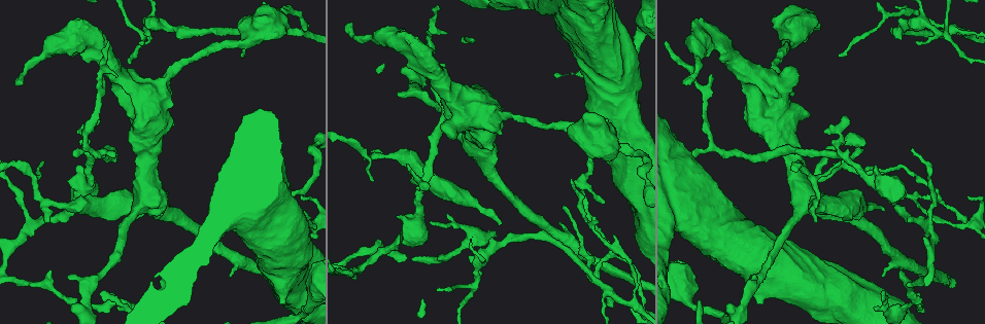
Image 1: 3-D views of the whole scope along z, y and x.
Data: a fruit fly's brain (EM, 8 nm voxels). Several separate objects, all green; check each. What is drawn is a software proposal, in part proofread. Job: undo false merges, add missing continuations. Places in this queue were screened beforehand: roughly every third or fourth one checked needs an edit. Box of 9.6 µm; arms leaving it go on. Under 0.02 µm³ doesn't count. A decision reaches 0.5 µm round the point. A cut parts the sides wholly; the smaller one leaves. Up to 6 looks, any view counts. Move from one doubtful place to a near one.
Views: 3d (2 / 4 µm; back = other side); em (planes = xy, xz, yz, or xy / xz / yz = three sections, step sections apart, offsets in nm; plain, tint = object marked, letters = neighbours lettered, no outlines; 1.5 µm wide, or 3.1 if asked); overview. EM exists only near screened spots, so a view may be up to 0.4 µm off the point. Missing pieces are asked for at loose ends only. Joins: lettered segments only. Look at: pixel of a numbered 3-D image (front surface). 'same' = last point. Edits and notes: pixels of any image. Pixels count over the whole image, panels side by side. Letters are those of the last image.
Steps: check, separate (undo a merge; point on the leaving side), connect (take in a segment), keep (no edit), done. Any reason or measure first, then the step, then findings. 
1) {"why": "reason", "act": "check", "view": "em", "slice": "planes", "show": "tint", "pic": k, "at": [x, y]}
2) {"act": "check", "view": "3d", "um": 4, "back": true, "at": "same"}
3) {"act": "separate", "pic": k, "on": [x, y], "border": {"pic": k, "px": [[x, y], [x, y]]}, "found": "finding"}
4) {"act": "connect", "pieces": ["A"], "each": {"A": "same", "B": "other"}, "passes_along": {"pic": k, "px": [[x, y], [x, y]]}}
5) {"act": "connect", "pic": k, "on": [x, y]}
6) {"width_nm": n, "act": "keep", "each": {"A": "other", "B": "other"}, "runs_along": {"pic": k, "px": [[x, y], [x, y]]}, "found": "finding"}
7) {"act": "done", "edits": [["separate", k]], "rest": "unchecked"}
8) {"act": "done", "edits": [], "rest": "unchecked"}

{"act": "check", "view": "3d", "um": 2, "pic": 1, "at": [49, 221]}

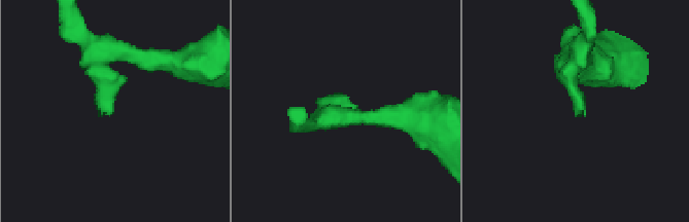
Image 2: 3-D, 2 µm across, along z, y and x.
{"act": "check", "view": "em", "slice": "planes", "show": "letters", "pic": 2, "at": [576, 112]}

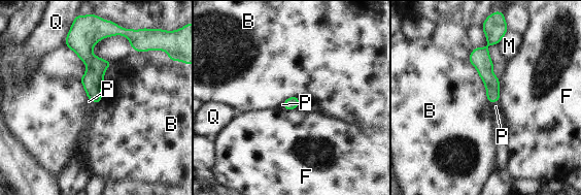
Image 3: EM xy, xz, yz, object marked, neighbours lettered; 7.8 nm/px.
{"width_nm": 100, "act": "connect", "pieces": ["P"], "each": {"B": "other", "F": "other", "M": "other", "P": "same", "Q": "other"}, "passes_along": {"pic": 3, "px": [[491, 83], [494, 101], [496, 106]]}, "found": "it goes on there"}

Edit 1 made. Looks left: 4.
{"act": "check", "view": "overview"}

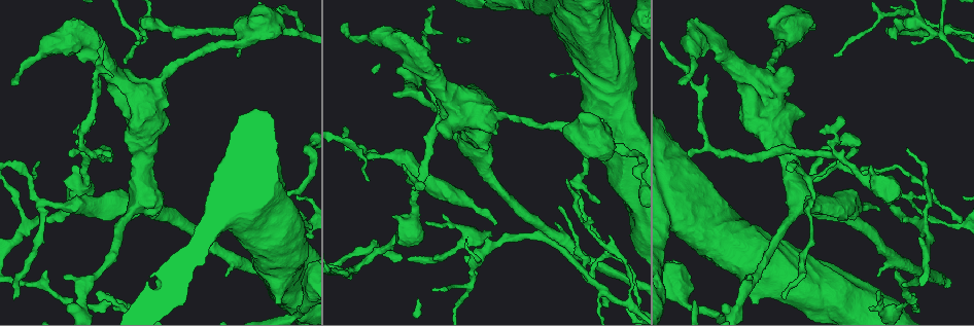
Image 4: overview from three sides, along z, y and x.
{"act": "check", "view": "3d", "um": 2, "pic": 4, "at": [748, 280]}

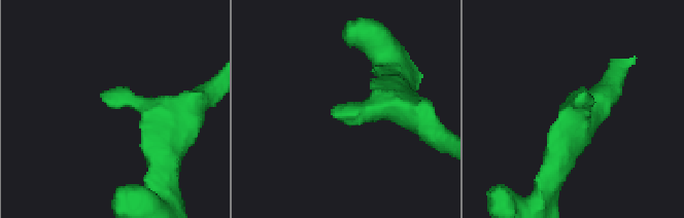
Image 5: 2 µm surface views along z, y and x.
{"act": "check", "view": "em", "slice": "planes", "show": "letters", "pic": 5, "at": [577, 102]}

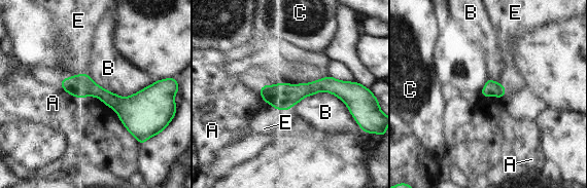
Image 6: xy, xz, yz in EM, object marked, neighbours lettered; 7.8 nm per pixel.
{"act": "keep", "each": {"A": "other", "B": "other", "C": "other", "E": "other"}, "border": {"pic": 6, "px": [[289, 108], [329, 91], [360, 127]]}, "found": "no lettered segment goes on from it"}

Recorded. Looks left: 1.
{"act": "done", "edits": [["connect", 3]], "rest": "unchecked"}

